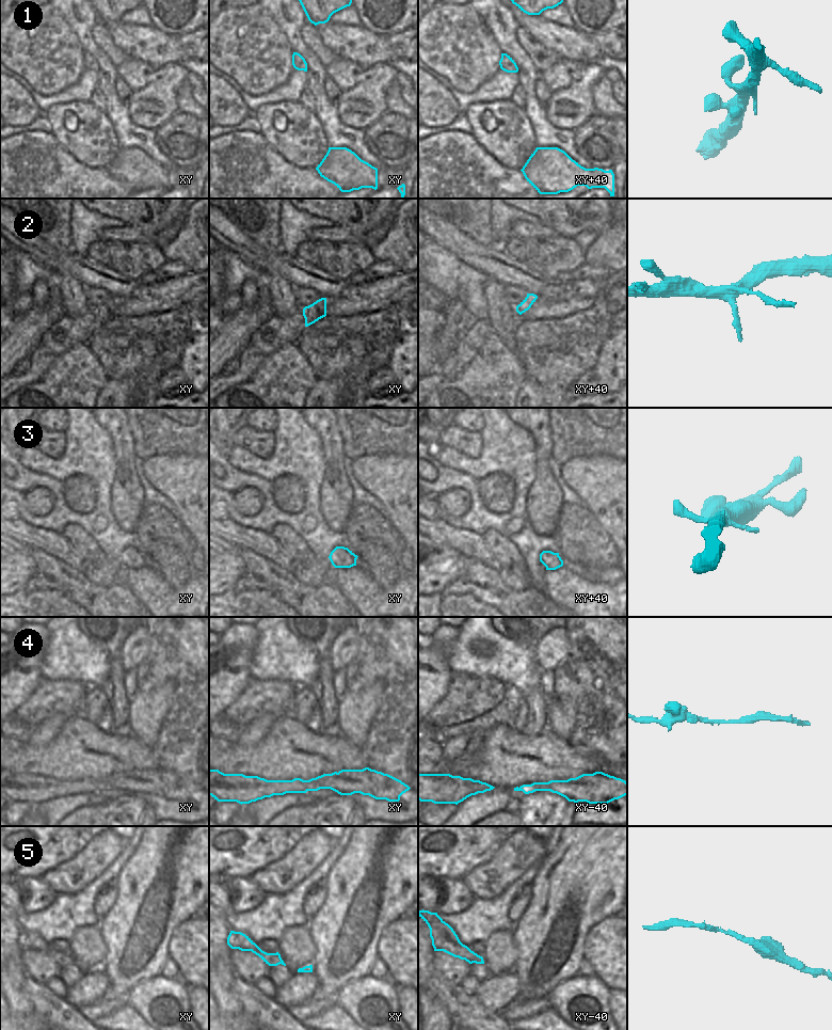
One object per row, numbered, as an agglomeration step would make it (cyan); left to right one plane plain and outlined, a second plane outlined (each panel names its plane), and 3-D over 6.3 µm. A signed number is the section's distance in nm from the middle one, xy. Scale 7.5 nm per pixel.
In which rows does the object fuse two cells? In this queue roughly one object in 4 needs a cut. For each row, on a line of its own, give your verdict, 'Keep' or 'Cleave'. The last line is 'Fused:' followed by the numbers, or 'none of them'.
1: Keep
2: Keep
3: Keep
4: Keep
5: Keep
Fused: none of them

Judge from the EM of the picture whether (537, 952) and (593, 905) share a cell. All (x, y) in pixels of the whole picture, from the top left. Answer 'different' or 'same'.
same

